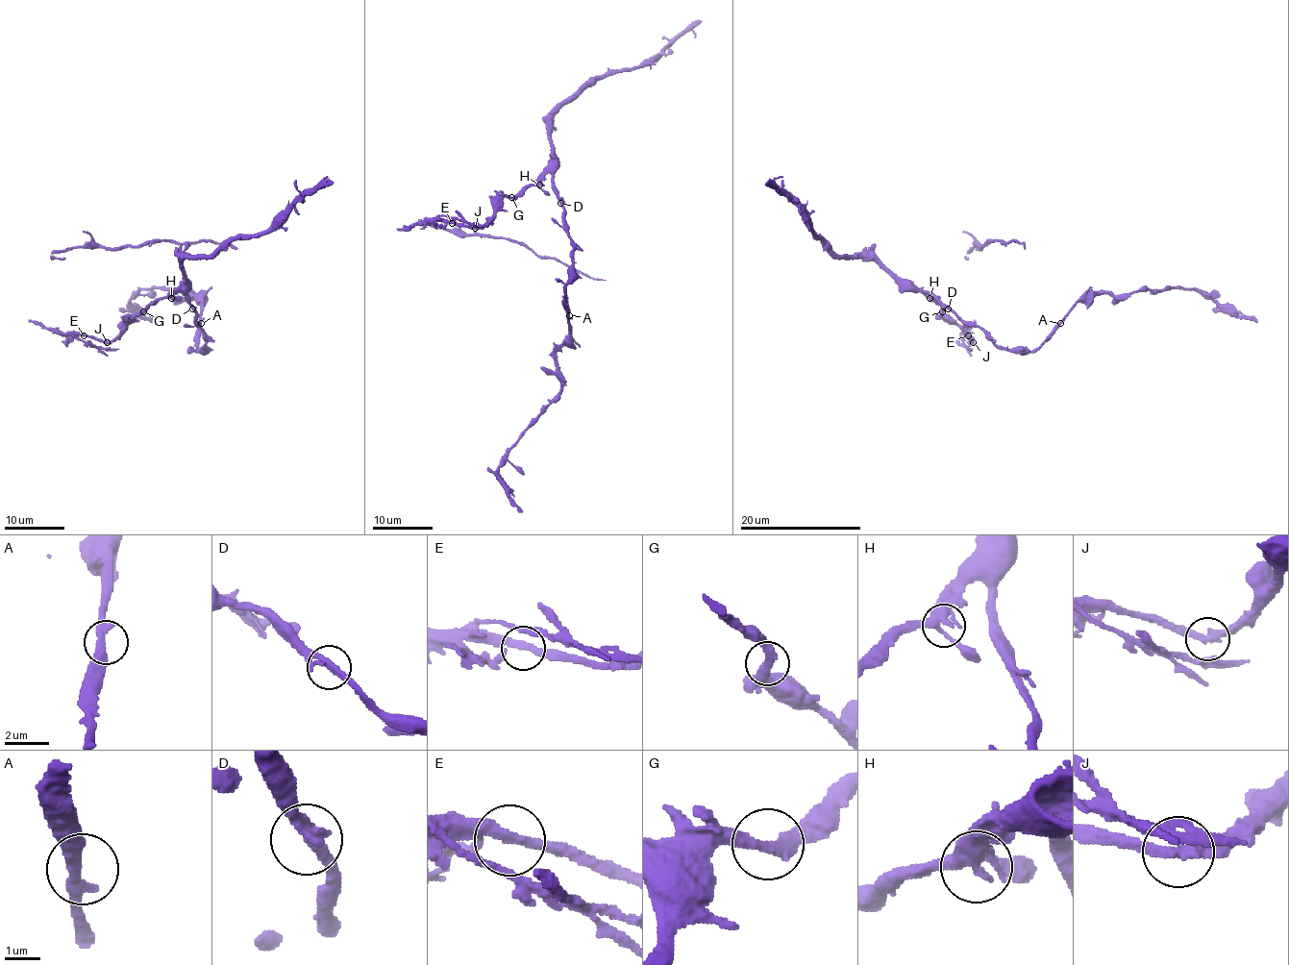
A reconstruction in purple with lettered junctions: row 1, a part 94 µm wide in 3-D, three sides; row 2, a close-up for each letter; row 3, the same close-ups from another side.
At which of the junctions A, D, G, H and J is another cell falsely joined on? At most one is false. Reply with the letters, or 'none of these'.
J

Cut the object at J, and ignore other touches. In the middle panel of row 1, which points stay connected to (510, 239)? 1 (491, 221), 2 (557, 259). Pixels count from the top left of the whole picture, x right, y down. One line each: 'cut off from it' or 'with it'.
1: cut off from it
2: with it

